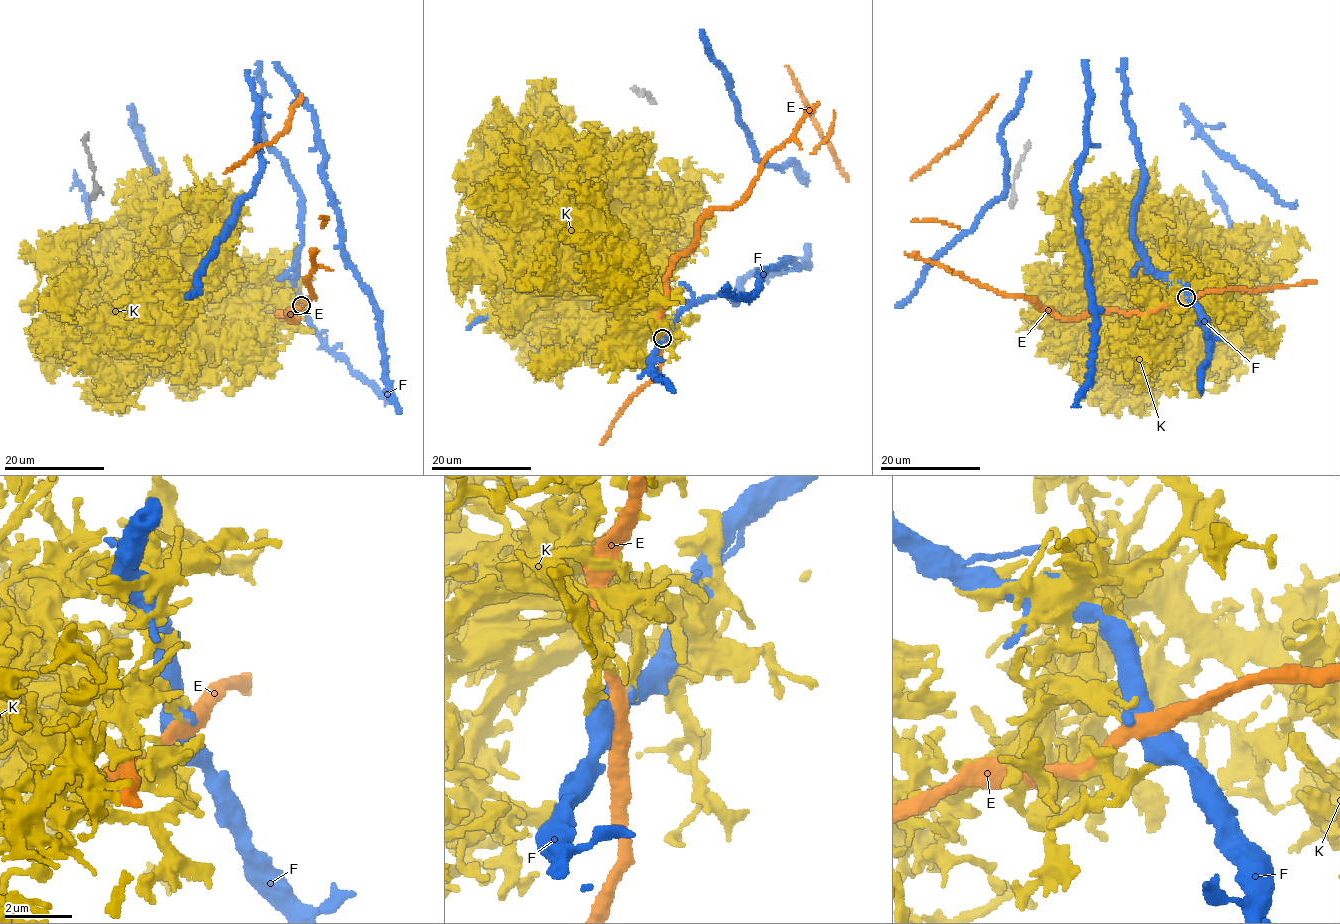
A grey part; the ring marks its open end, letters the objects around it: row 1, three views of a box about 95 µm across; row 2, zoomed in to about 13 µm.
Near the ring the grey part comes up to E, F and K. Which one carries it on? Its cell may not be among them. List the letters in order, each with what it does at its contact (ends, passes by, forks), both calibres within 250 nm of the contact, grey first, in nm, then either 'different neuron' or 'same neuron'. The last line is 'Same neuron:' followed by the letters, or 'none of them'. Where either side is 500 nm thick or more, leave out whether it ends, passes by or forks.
E: it passes by | 50/400 nm | different neuron
F: it passes by | 50/480 nm | same neuron
K: it passes by | 50/160 nm | different neuron
Same neuron: F

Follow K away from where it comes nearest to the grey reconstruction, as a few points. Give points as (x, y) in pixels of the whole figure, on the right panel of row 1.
K: (1187, 297), (1181, 292), (1160, 298), (1155, 291), (1148, 291), (1101, 302), (1121, 273), (1137, 260)

